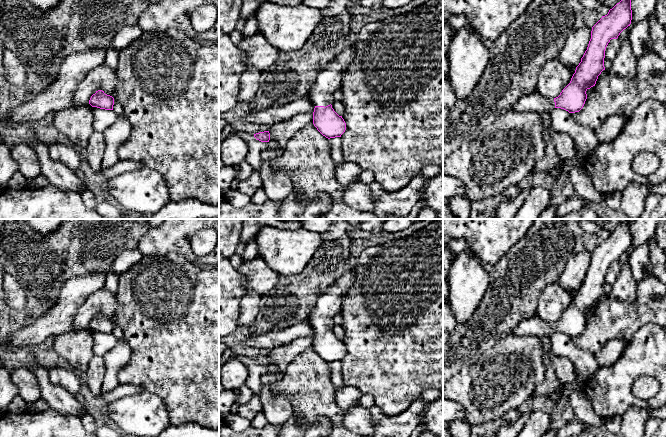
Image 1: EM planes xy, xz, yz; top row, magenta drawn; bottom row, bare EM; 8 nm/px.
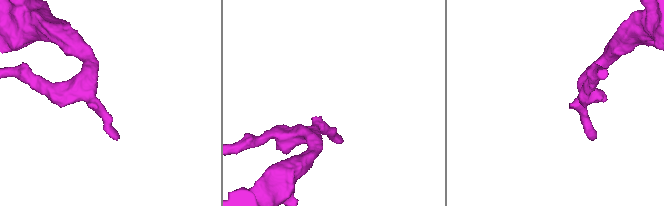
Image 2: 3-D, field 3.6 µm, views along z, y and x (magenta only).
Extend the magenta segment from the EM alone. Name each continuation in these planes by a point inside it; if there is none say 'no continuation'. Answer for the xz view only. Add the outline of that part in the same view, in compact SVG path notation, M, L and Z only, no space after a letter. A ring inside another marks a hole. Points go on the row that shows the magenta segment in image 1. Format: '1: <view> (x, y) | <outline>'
1: xz (329, 80) | M353 45L343 50L324 70L316 74L308 94L314 106L328 106L334 102L334 92L341 88L343 72L353 59Z

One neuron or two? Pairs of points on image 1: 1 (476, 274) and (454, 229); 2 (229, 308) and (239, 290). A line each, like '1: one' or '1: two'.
1: two
2: one

